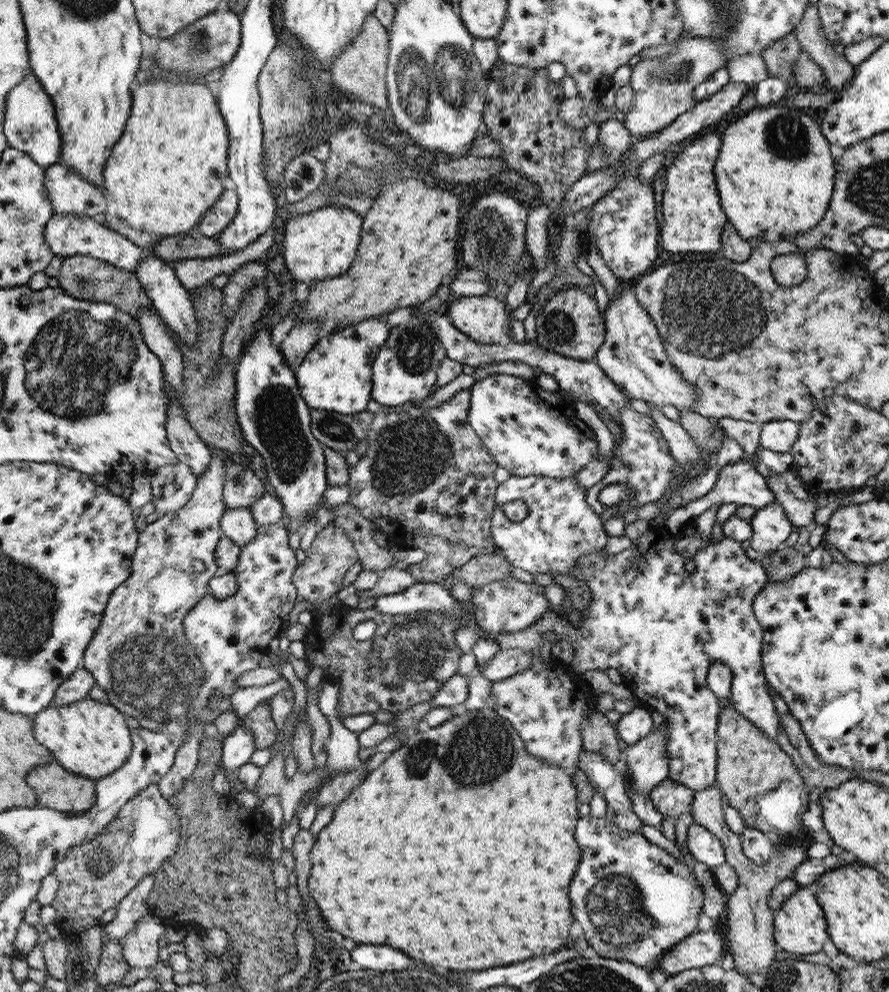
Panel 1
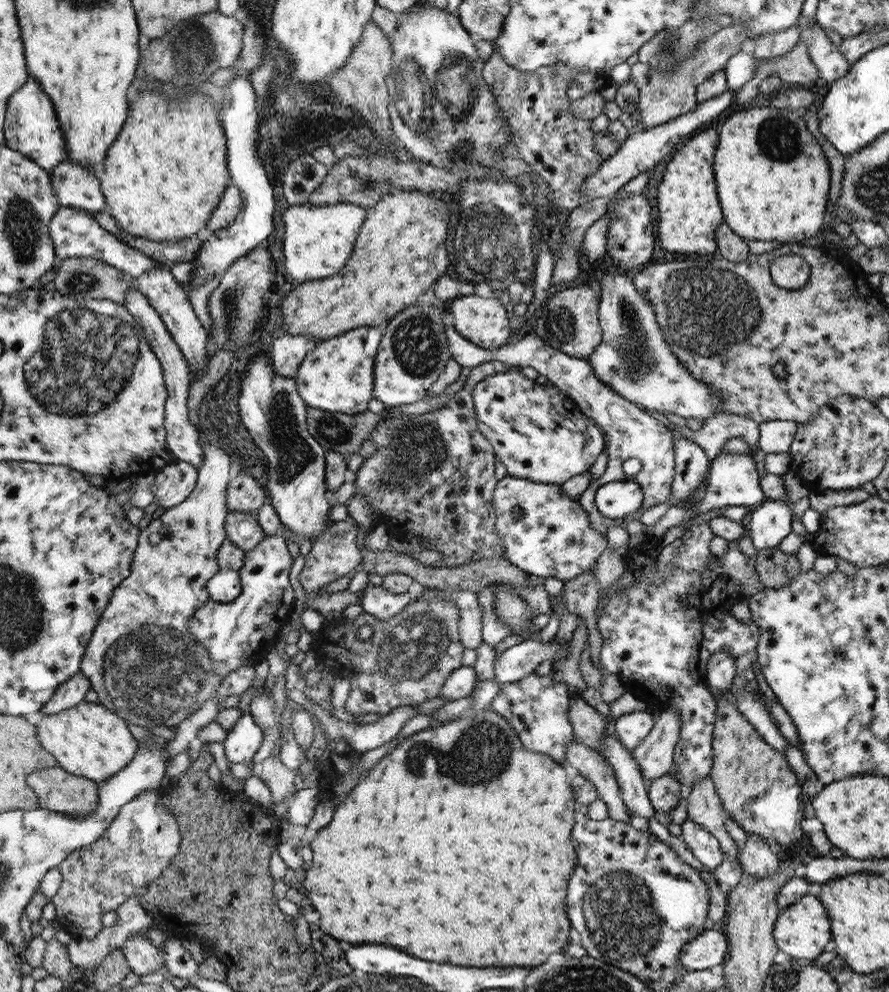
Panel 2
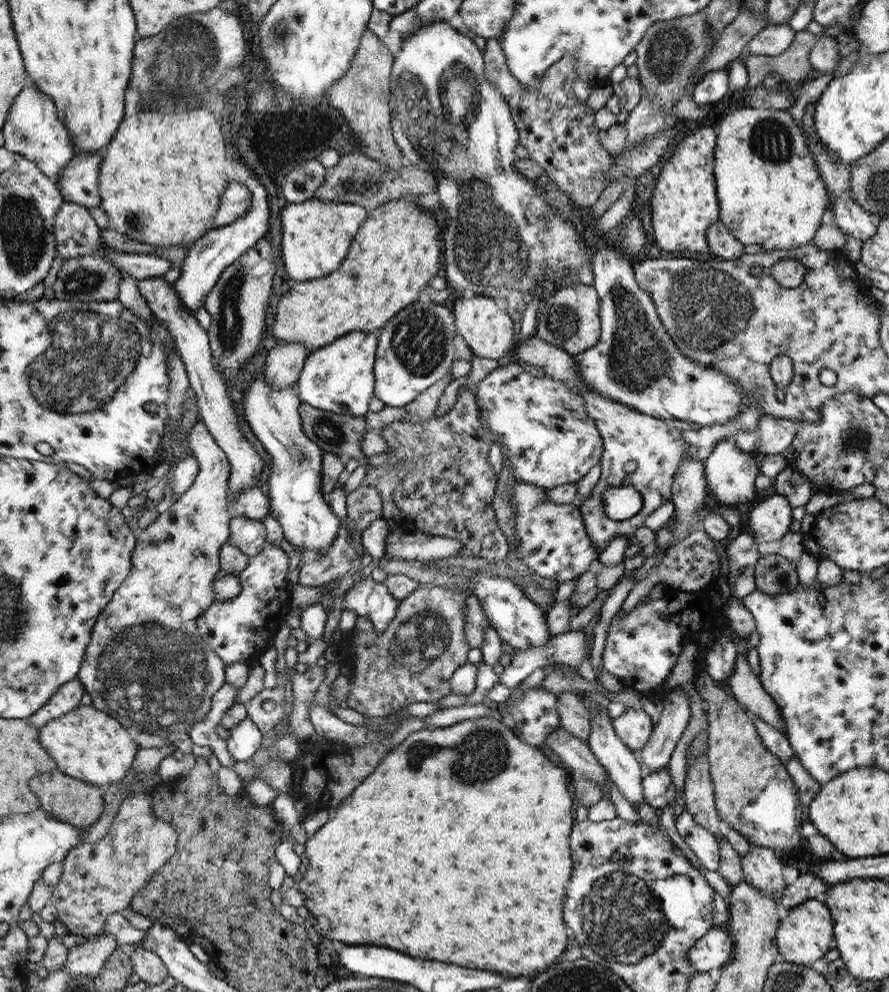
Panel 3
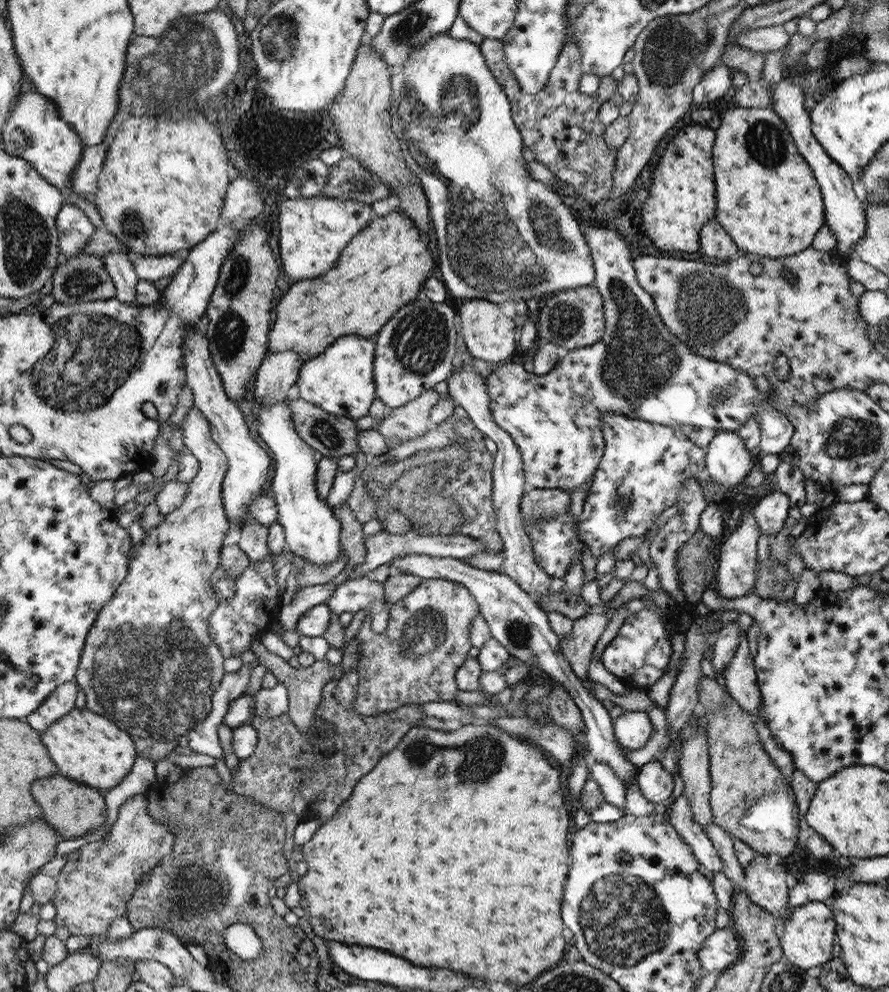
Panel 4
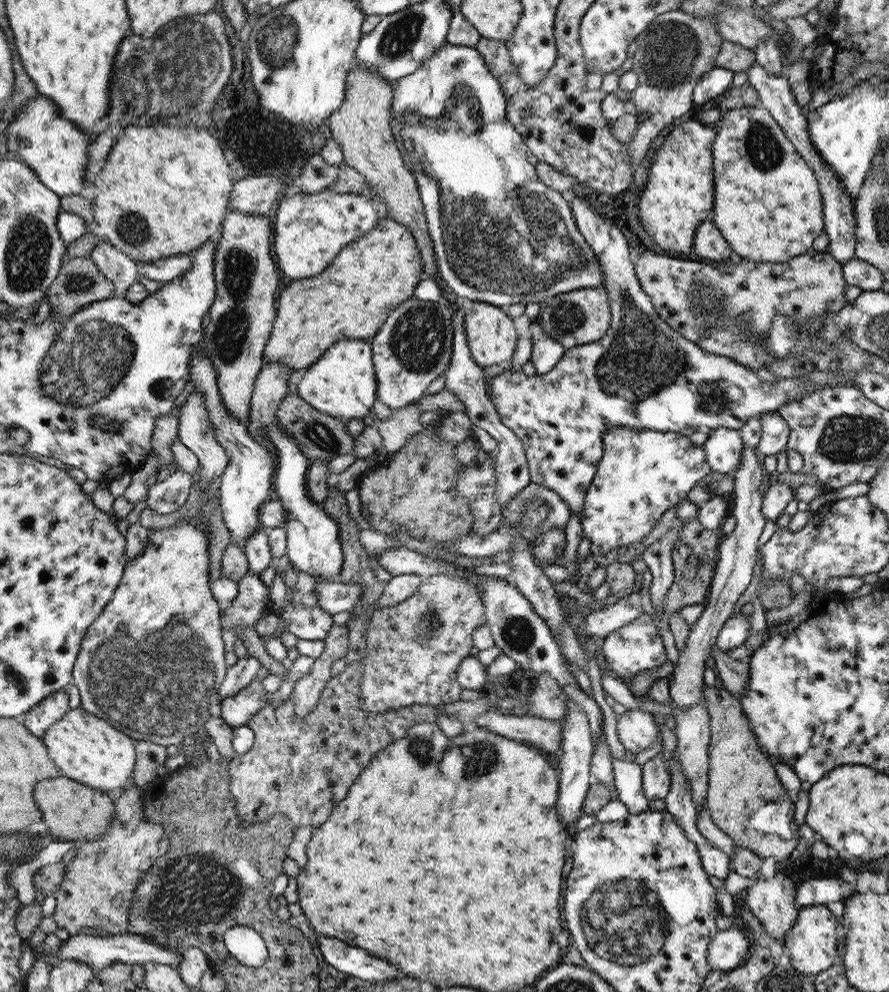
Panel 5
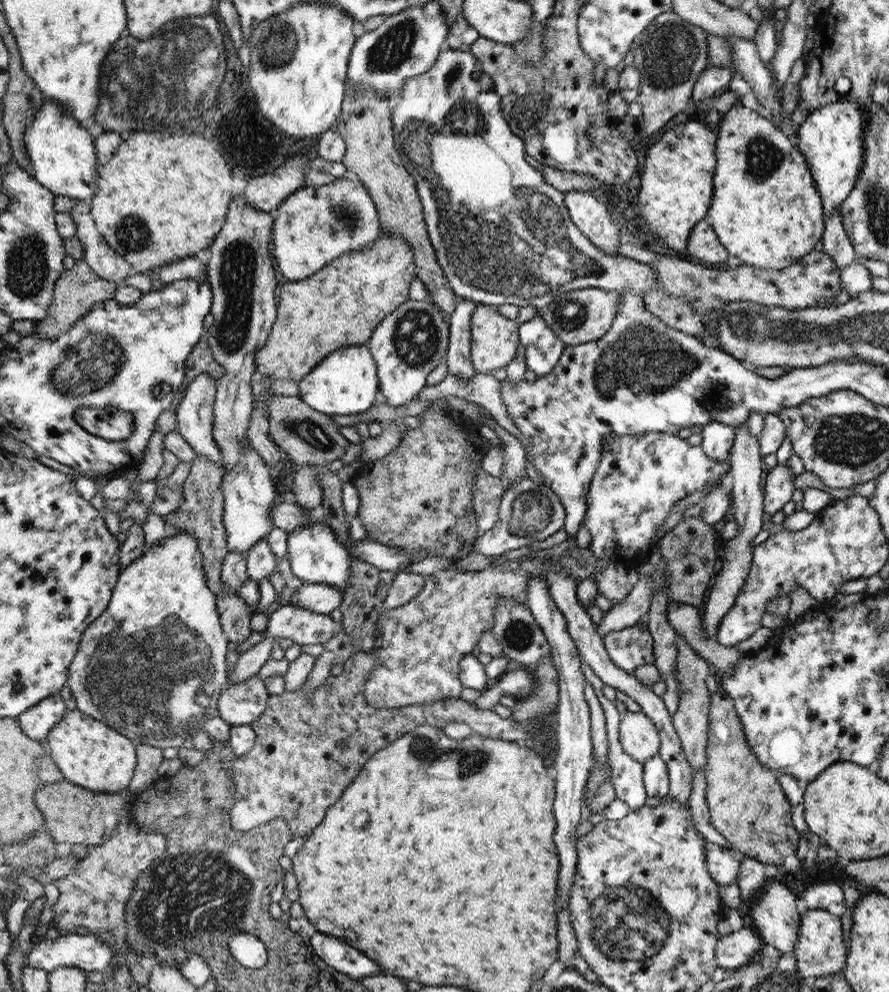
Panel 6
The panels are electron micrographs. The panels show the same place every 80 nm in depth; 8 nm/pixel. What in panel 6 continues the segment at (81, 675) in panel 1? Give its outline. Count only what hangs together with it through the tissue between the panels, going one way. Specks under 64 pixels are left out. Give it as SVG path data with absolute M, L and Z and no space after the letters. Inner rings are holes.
M59 694L38 702L32 709L26 710L18 720L26 734L40 744L46 744L48 733L62 721L67 714L66 704Z

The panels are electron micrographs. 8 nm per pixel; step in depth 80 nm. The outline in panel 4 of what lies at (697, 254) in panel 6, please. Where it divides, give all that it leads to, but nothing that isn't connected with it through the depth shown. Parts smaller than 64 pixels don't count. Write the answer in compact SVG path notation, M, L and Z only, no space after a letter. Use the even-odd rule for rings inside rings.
M717 220L708 222L701 230L701 243L702 254L710 258L721 258L723 261L734 259L739 250Z

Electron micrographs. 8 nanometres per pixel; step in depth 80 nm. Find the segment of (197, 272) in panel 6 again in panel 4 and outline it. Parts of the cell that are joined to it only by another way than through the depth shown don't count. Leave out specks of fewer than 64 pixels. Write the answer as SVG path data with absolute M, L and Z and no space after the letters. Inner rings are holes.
M184 254L142 255L130 259L139 280L155 282L162 278L174 277L185 256Z

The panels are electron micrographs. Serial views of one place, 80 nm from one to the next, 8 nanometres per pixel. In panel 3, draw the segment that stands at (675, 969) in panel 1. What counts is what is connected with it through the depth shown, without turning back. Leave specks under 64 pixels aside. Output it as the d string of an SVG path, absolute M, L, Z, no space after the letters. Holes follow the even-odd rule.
M715 927L714 930L709 930L688 954L689 961L698 972L726 967L732 956L733 939L726 927Z

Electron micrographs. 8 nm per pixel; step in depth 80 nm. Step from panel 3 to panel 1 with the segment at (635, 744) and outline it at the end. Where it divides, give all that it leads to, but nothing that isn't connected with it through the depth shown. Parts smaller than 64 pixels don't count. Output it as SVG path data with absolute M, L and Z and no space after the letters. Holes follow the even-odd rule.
M637 706L613 724L624 747L636 744L652 732L654 722L651 713L652 711L648 708Z

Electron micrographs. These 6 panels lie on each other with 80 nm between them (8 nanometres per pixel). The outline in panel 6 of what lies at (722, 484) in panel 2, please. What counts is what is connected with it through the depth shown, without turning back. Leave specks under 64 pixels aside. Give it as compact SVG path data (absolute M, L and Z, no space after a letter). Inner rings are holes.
M711 422L703 426L701 446L714 461L729 462L737 431L723 422Z

